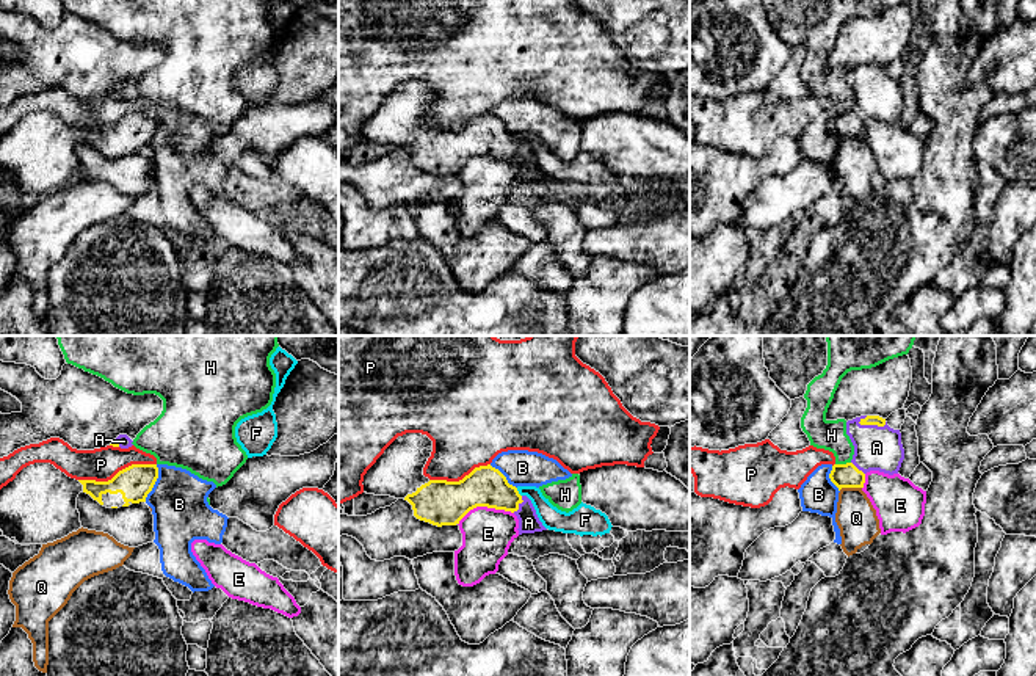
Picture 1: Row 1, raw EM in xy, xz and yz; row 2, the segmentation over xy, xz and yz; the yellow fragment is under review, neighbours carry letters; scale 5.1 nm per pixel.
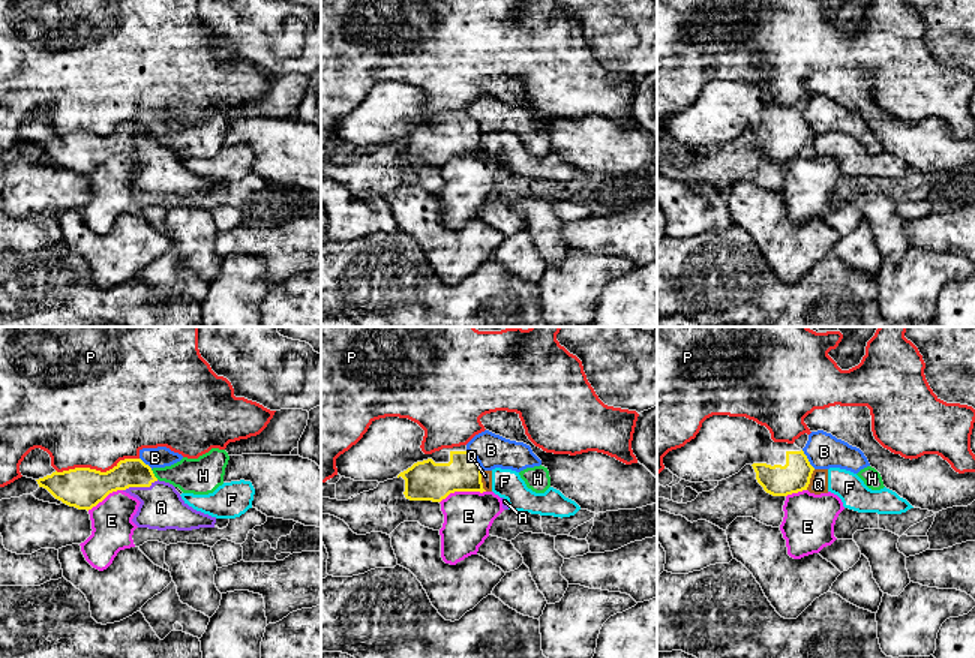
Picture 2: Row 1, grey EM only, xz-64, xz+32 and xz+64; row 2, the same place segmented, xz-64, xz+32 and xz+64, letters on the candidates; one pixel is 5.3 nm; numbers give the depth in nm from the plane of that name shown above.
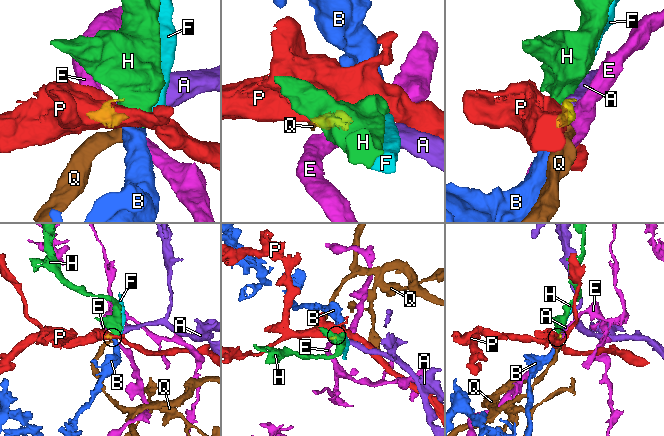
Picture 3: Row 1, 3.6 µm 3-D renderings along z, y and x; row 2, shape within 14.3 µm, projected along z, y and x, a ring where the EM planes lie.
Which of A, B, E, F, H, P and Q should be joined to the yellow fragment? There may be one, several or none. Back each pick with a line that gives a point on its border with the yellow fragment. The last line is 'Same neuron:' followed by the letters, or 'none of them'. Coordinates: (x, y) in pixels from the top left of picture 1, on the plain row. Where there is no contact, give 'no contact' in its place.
A: contact yz (872, 72)
Same neuron: A

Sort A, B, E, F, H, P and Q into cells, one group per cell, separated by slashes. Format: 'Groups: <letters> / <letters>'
Groups: A / B H / E / F Q / P

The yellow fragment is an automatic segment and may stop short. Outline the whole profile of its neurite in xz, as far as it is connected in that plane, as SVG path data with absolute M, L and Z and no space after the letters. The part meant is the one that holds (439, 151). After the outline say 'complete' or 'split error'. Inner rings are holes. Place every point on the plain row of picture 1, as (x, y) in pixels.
M426 83L398 85L364 124L364 141L404 147L417 168L437 176L456 174L470 158L487 155L514 162L519 184L547 179L531 149L491 113L475 116L459 130L425 125L431 100L433 89Z; split error

